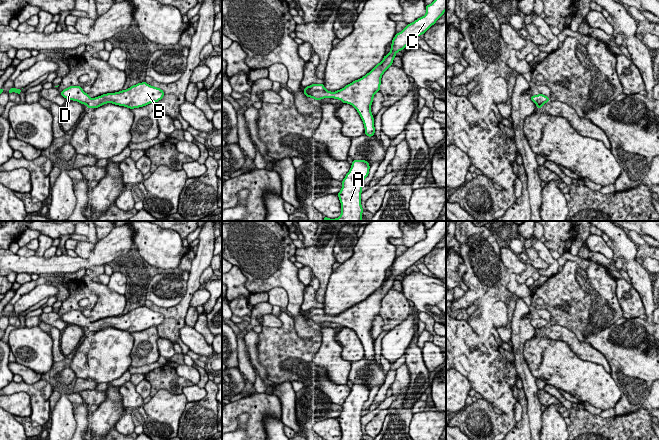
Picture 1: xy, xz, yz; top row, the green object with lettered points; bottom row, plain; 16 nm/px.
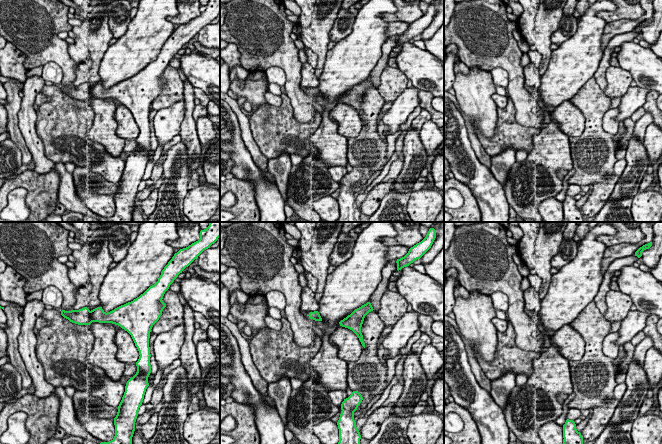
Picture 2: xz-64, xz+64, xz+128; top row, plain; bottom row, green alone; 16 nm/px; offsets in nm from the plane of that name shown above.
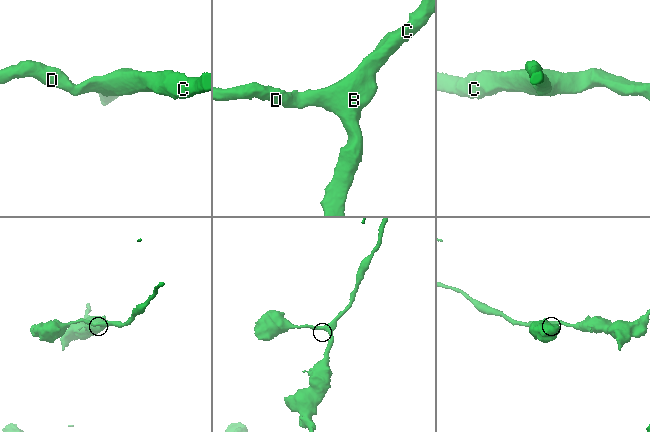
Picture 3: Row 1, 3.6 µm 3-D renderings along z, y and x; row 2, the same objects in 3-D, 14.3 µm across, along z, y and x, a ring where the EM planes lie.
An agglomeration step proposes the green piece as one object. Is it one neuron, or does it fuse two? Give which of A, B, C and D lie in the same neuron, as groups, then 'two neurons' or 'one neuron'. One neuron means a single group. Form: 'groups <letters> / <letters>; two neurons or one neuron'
groups A B C D; one neuron

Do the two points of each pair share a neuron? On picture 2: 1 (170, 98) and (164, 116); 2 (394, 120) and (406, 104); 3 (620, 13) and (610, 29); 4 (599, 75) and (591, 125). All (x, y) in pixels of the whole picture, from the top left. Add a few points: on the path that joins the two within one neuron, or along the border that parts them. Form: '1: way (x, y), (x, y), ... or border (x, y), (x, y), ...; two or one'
1: border (183, 97), (157, 111); two
2: way (396, 116), (402, 108); one
3: border (639, 17), (621, 18), (607, 23); two
4: border (593, 76), (603, 91); two

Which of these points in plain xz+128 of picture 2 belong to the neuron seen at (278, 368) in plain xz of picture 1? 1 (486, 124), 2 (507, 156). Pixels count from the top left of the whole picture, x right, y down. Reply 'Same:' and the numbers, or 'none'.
Same: none

